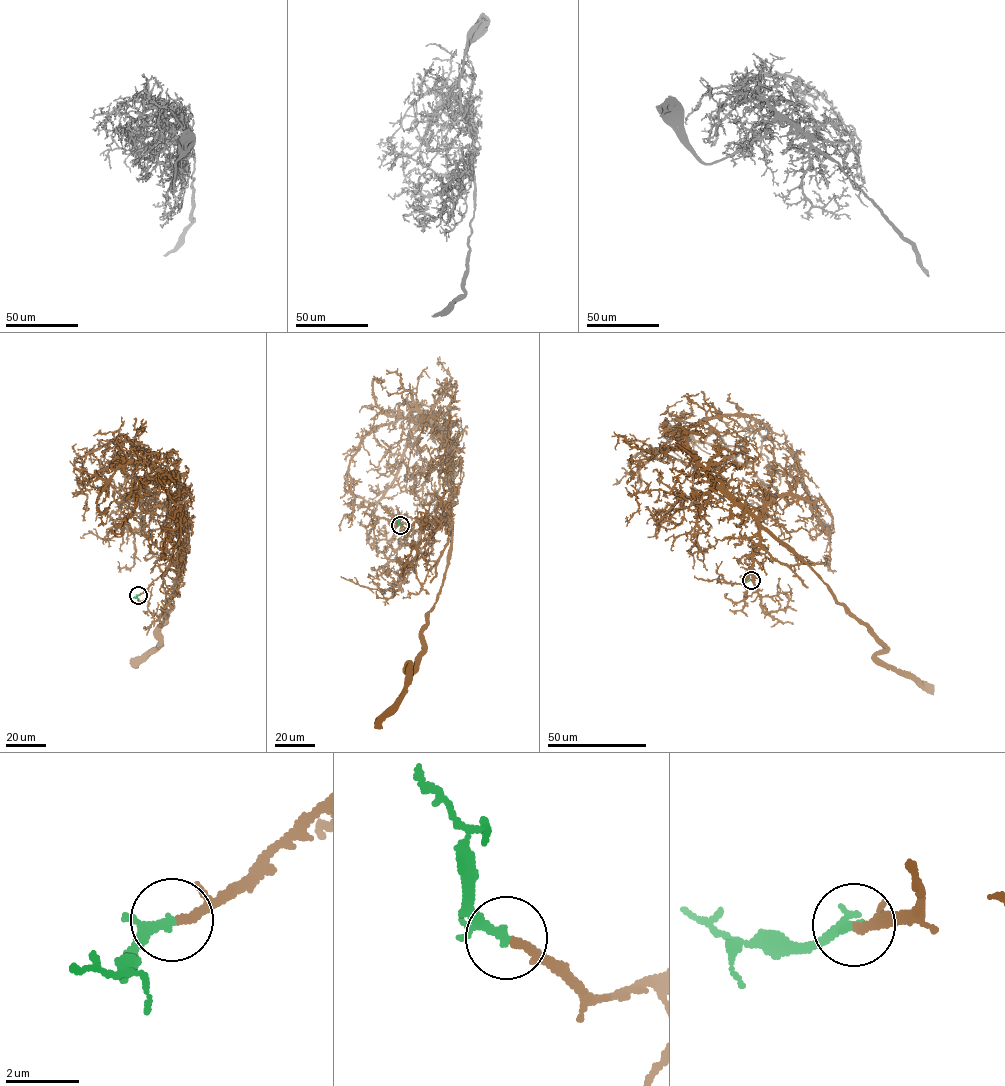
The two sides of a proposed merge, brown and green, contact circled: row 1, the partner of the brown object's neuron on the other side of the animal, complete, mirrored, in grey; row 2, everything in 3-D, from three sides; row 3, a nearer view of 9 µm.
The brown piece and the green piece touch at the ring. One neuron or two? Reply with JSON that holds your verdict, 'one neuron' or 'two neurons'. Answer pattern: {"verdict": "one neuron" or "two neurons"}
{"verdict": "one neuron"}

